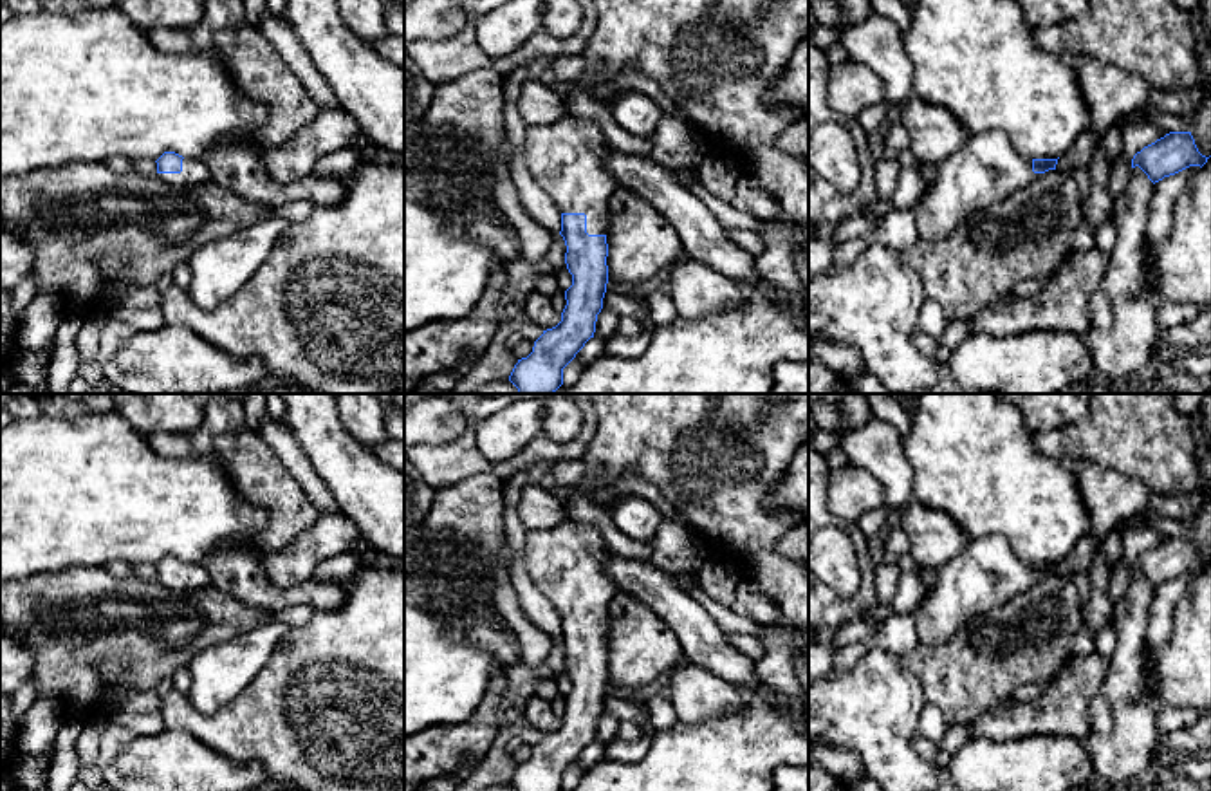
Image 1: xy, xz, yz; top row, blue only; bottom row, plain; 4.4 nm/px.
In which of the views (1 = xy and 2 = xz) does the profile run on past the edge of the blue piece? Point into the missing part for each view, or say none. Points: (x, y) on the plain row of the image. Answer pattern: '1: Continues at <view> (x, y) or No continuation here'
1: Continues at xy (194, 576)
2: Continues at xz (567, 562)

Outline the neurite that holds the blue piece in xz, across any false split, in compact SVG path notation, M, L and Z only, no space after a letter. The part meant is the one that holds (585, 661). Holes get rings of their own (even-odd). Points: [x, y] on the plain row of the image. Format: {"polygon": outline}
{"polygon": "M563 520L550 529L527 531L527 572L561 618L559 639L567 650L565 668L572 679L572 690L565 695L567 710L561 726L543 735L534 746L532 757L514 769L509 780L514 791L561 791L563 773L594 742L608 688L606 639L614 616L614 600L621 592L605 571L606 553L608 545L601 533L583 522Z"}

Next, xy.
{"polygon": "M164 556L155 567L157 580L170 591L197 591L209 585L209 574L202 563Z"}

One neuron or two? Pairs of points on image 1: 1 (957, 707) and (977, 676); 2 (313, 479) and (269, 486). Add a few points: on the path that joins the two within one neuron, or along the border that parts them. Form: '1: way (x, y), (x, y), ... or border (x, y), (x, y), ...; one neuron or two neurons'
1: way (961, 699), (961, 692), (970, 683); one neuron
2: border (271, 448), (322, 515); two neurons

